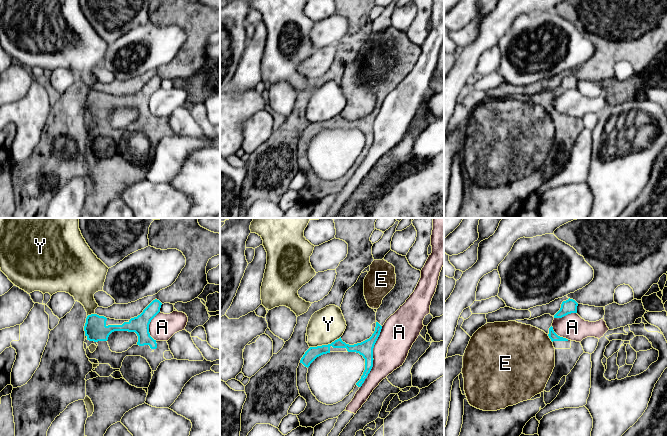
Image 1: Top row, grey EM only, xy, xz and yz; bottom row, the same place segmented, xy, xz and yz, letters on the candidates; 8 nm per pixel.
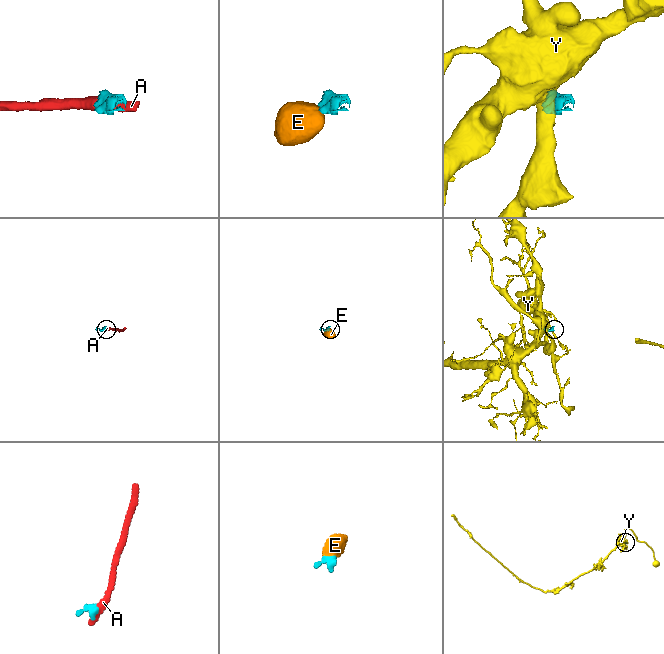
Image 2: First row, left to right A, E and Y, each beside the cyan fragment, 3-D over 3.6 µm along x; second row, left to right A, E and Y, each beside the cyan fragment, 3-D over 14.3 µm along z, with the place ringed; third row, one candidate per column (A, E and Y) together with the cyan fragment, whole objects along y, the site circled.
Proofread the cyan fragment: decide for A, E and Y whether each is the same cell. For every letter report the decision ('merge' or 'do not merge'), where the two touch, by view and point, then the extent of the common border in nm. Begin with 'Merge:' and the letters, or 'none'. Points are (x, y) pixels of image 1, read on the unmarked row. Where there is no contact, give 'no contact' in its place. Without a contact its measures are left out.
Merge: E
A: do not merge; meets cyan in xz at (372, 133); contact 550 nm long
E: merge; meets cyan in yz at (549, 113); contact 80 nm long
Y: do not merge; meets cyan in xz at (325, 121); contact 260 nm long

